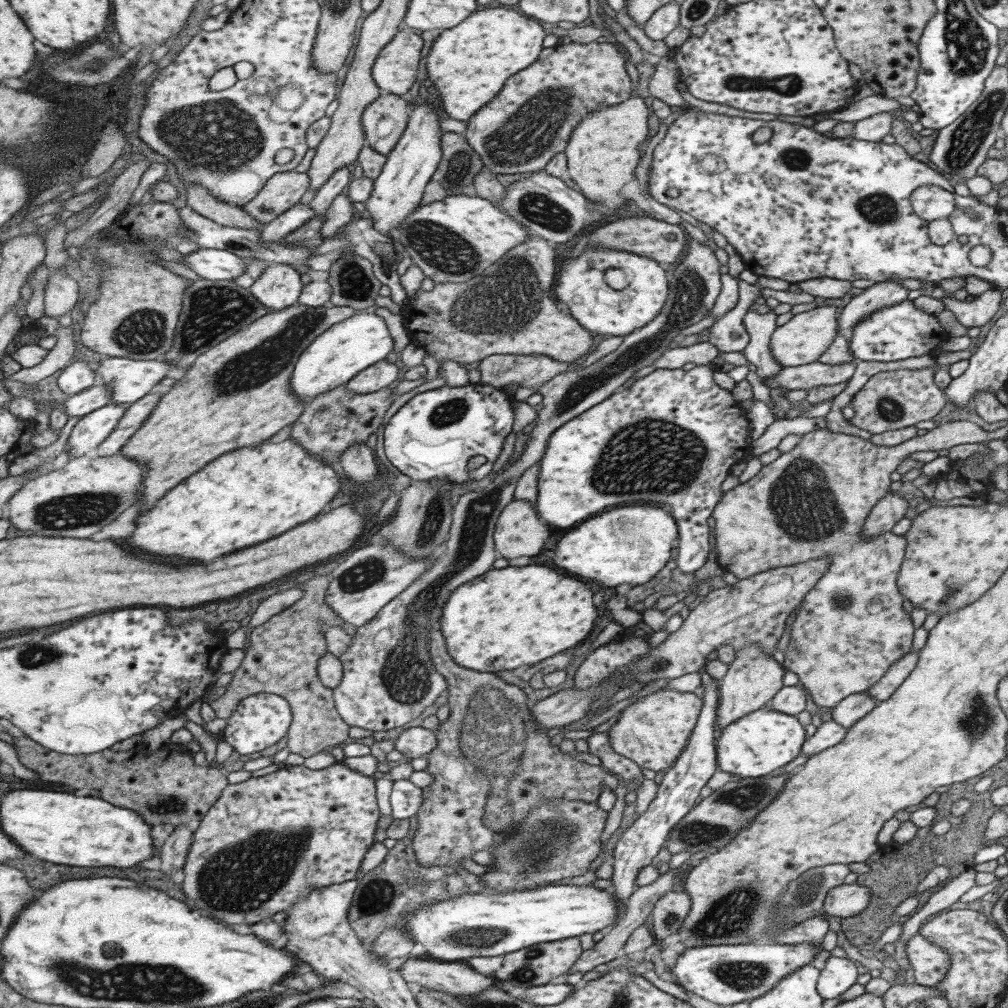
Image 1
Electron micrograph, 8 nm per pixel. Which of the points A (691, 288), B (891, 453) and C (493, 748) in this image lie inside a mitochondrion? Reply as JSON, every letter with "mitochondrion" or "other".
{"A":"mitochondrion","B":"other","C":"mitochondrion"}

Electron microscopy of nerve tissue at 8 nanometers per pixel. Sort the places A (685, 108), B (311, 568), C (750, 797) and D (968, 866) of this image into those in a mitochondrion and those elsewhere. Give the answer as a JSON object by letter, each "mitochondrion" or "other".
{"A":"other","B":"other","C":"mitochondrion","D":"other"}

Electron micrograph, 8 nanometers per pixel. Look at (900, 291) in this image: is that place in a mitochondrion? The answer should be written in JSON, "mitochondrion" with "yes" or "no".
{"mitochondrion":"no"}

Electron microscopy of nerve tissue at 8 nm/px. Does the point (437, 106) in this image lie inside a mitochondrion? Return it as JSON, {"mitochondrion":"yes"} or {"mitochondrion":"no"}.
{"mitochondrion":"no"}

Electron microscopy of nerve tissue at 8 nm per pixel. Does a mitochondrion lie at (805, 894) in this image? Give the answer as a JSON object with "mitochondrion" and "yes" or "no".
{"mitochondrion":"yes"}

